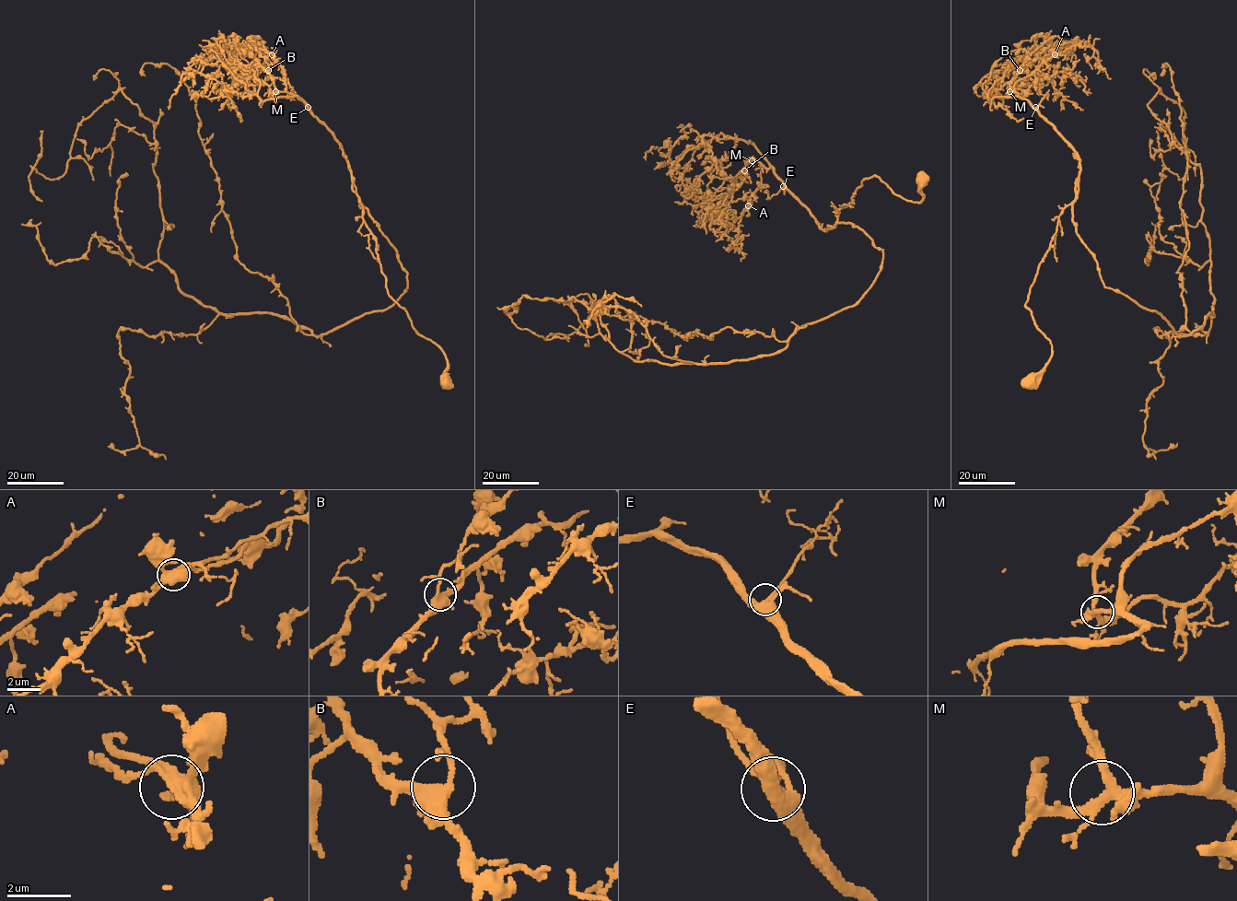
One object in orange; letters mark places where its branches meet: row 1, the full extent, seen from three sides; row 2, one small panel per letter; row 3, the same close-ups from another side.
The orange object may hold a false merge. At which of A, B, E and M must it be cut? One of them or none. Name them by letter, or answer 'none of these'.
none of these

